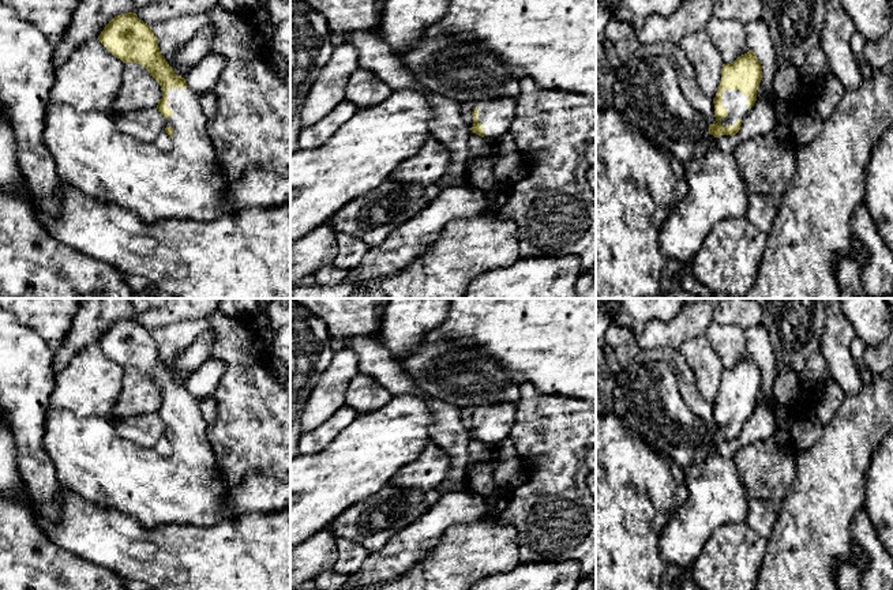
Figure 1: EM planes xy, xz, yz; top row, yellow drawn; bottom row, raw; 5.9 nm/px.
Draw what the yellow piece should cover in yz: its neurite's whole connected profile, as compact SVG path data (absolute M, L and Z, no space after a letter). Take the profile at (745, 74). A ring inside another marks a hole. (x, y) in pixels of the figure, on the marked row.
M751 50L731 64L723 64L720 86L713 98L717 123L709 124L708 134L714 138L736 135L757 101L761 80L762 65Z

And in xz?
M504 98L485 102L476 102L472 116L473 134L485 139L498 139L510 131L515 119L517 99Z

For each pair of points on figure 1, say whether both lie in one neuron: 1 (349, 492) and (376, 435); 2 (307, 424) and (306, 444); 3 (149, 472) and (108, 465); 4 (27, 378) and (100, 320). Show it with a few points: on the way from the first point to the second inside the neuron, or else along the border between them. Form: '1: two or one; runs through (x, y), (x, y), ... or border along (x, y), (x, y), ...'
1: one; runs through (349, 478), (349, 472), (372, 448)
2: two; border along (334, 413), (304, 432)
3: one; runs through (139, 472), (117, 472)
4: two; border along (53, 352), (53, 371), (56, 374)

